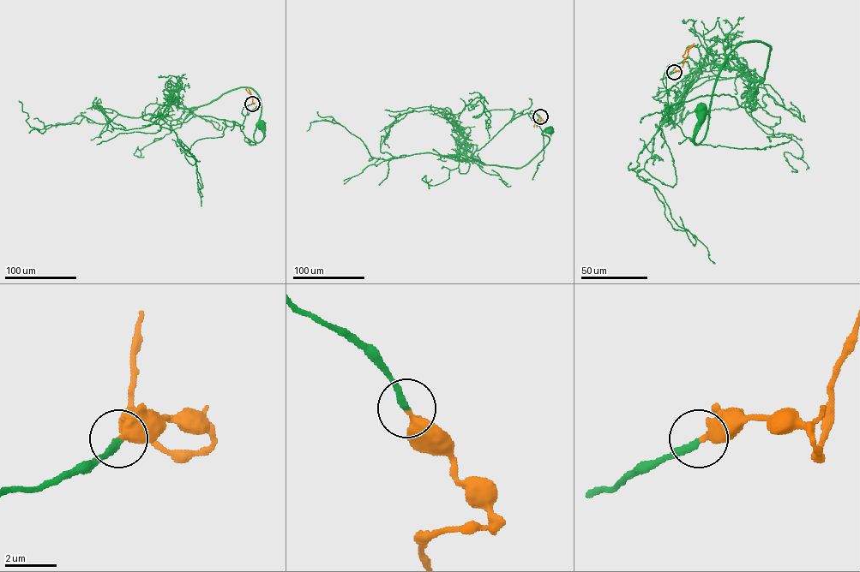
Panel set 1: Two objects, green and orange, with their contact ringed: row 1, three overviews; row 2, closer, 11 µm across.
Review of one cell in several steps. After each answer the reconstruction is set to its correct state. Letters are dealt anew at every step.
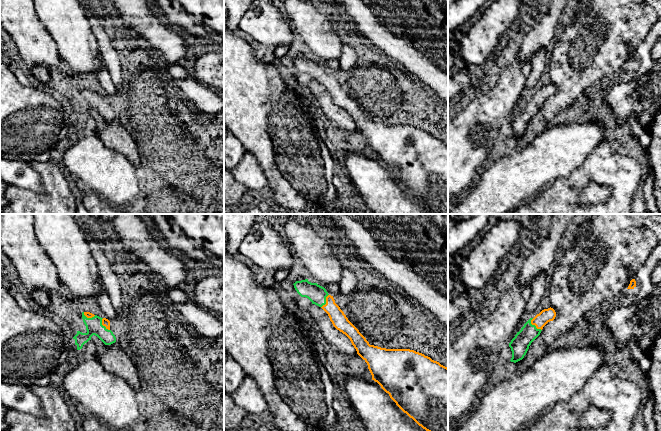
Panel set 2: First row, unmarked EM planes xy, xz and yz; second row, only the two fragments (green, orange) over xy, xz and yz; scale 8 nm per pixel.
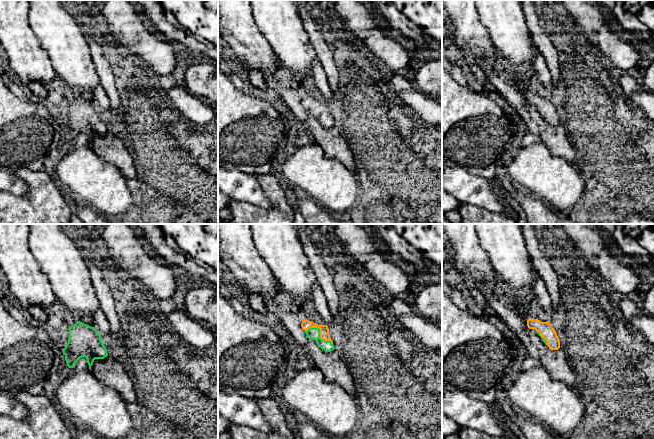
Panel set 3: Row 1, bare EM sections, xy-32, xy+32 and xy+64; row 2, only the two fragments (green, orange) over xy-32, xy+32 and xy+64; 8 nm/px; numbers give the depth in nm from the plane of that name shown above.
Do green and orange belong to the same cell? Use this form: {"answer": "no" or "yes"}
{"answer": "yes"}

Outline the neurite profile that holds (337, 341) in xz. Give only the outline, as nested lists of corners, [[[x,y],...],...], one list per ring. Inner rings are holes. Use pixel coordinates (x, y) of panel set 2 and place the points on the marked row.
[[[312,304],[304,314],[307,321],[322,334],[326,346],[347,357],[357,355],[350,339],[333,326],[328,314],[321,307]]]

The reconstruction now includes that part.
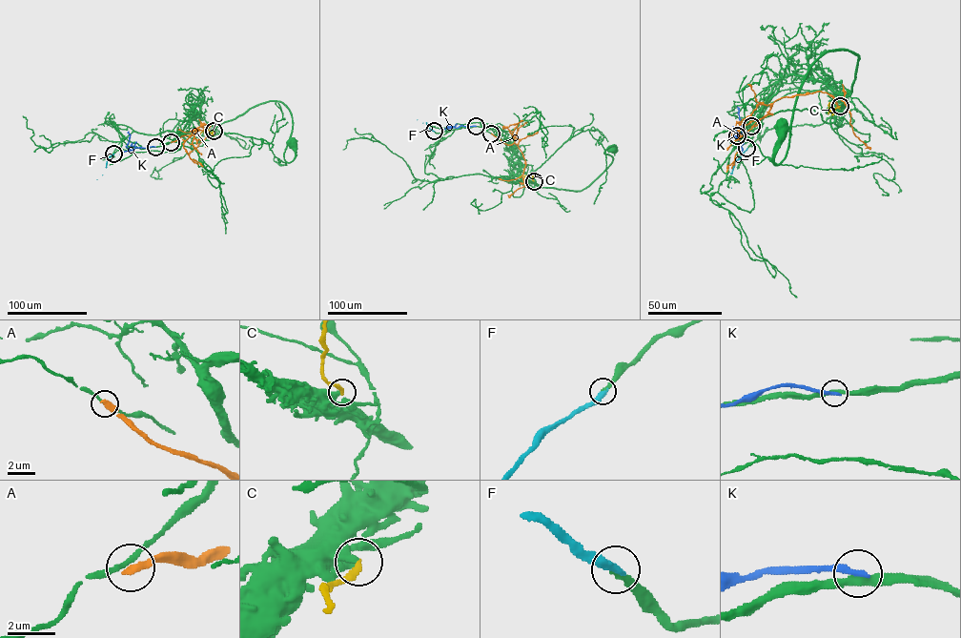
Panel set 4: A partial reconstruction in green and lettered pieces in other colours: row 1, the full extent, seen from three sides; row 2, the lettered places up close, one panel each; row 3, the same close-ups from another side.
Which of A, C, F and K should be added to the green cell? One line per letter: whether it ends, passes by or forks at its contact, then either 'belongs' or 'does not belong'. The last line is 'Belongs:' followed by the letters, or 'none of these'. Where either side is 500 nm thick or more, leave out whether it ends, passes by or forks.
A: it ends | does not belong
C: it ends | does not belong
F: it ends | belongs
K: it ends | does not belong
Belongs: F

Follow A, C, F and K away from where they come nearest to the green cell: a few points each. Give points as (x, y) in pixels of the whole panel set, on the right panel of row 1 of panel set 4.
A: (751, 126), (772, 114), (770, 107), (780, 98), (822, 92), (844, 101), (853, 133), (866, 148)
C: (840, 106), (829, 110), (829, 103), (831, 115)
F: (747, 148), (735, 162), (731, 188), (725, 196)
K: (737, 134), (740, 141), (738, 136), (742, 128), (737, 106)

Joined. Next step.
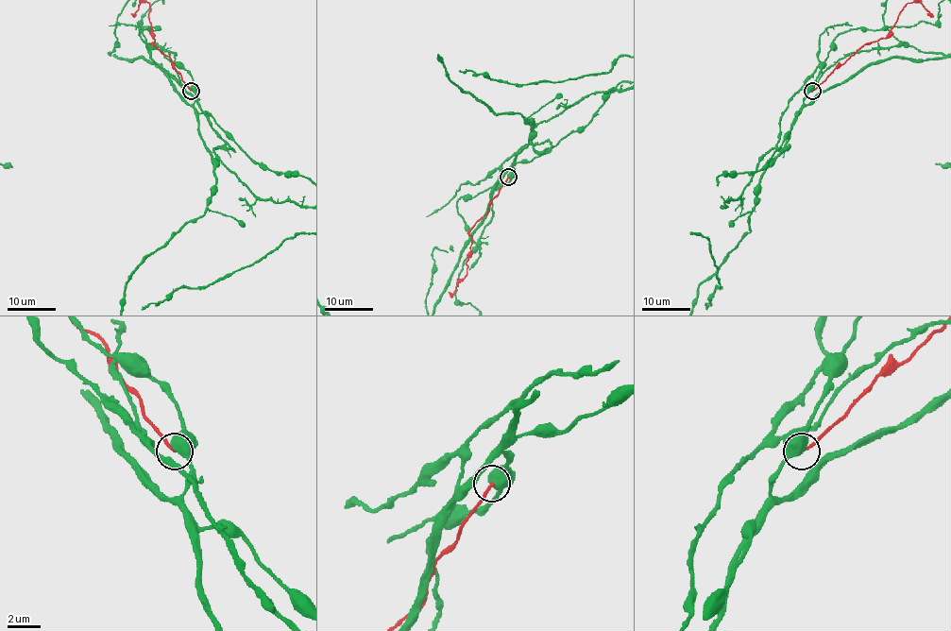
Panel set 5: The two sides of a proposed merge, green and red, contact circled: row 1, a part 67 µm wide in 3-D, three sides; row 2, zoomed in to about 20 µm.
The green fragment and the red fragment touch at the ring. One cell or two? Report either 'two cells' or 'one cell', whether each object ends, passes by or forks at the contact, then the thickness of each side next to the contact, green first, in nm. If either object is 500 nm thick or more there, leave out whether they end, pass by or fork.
two cells | 700/150 nm

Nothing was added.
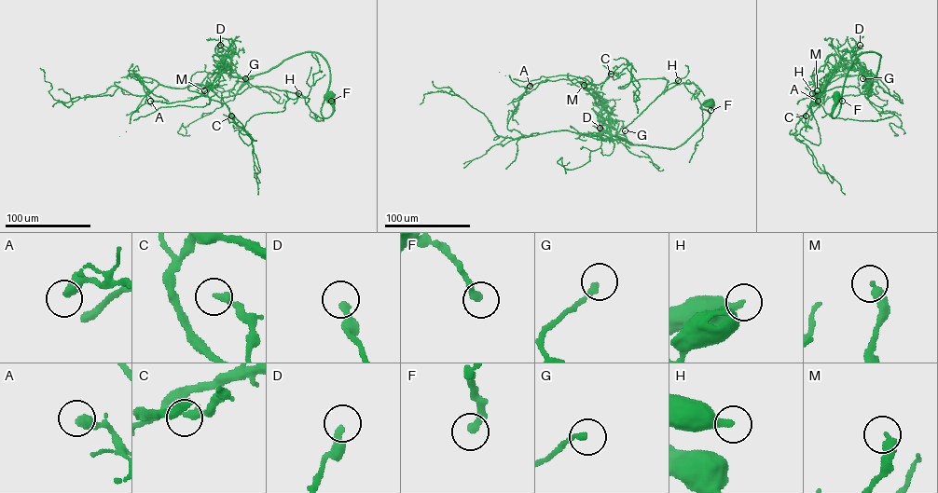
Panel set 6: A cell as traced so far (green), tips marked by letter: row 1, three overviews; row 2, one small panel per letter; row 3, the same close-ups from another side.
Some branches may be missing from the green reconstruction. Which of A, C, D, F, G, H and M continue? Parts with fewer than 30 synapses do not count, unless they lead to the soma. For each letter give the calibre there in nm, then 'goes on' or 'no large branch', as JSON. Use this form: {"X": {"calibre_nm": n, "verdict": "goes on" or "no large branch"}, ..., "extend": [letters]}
{"A": {"calibre_nm": 400, "verdict": "no large branch"}, "C": {"calibre_nm": 280, "verdict": "no large branch"}, "D": {"calibre_nm": 300, "verdict": "no large branch"}, "F": {"calibre_nm": 320, "verdict": "no large branch"}, "G": {"calibre_nm": 220, "verdict": "no large branch"}, "H": {"calibre_nm": 360, "verdict": "goes on"}, "M": {"calibre_nm": 360, "verdict": "no large branch"}, "extend": ["H"]}

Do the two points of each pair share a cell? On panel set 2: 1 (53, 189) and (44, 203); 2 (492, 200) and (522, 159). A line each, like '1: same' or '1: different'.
1: same
2: same

